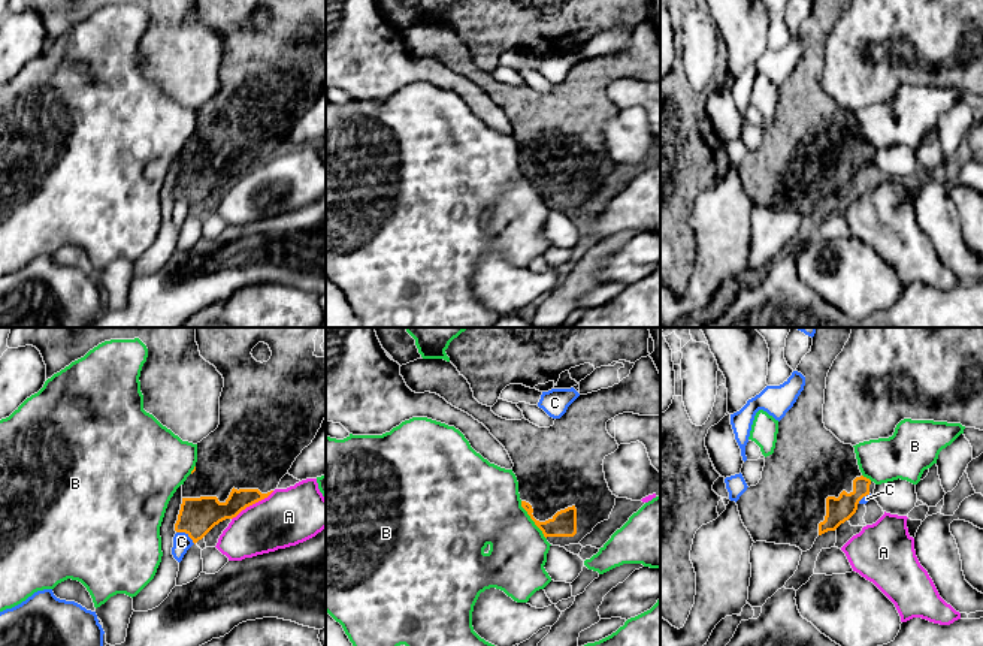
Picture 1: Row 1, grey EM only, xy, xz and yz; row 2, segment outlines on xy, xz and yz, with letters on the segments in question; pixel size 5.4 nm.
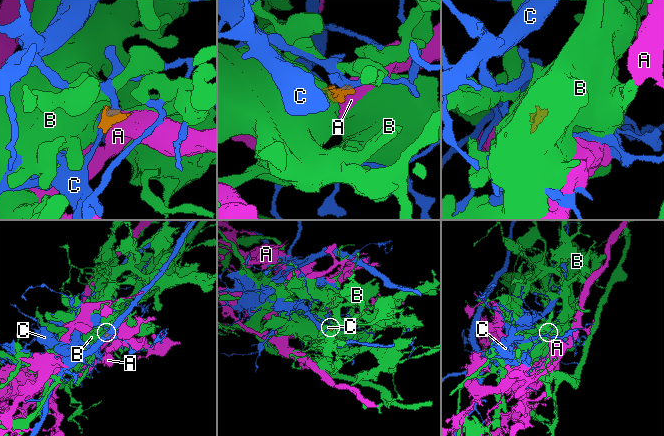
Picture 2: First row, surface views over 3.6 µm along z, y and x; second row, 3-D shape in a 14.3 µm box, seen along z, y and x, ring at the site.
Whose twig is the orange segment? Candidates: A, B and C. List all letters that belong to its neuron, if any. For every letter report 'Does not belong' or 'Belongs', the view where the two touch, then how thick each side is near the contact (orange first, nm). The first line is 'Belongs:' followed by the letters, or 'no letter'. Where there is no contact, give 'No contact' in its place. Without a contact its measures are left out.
Belongs: no letter
A: Does not belong. Touches orange in xy. Thickness 160 nm (orange) against 300 nm
B: Does not belong. Touches orange in xz. Thickness 140 nm (orange) against 360 nm
C: Does not belong. Touches orange in xy. Thickness 200 nm (orange) against 100 nm

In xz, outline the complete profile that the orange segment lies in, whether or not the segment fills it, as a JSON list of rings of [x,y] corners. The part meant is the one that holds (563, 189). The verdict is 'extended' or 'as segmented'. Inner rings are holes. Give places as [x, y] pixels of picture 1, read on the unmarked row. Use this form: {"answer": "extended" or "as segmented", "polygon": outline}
{"answer": "extended", "polygon": [[[650,21],[635,27],[630,39],[618,49],[601,54],[587,60],[580,60],[566,75],[566,78],[554,85],[550,93],[539,93],[526,84],[506,85],[496,81],[492,72],[480,69],[474,63],[474,57],[468,45],[457,33],[444,24],[417,24],[400,31],[400,40],[406,51],[415,58],[436,58],[453,72],[468,78],[483,88],[490,99],[505,112],[514,132],[512,138],[518,147],[518,159],[521,172],[527,176],[535,190],[542,196],[547,206],[553,211],[580,209],[580,206],[593,196],[593,193],[610,184],[615,170],[615,160],[610,156],[604,138],[604,124],[618,114],[615,103],[607,96],[607,87],[623,78],[639,81],[660,81],[660,37]]]}

